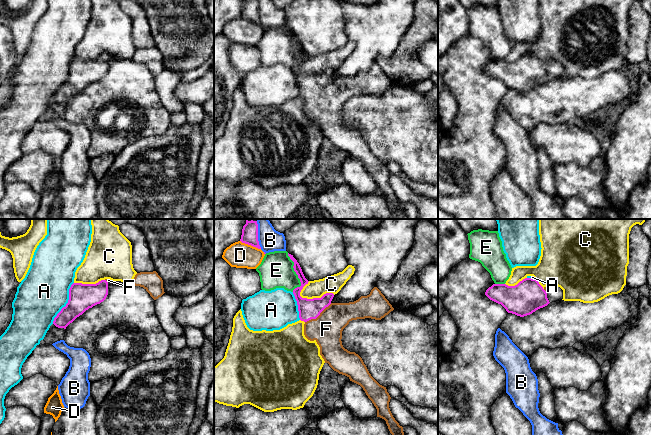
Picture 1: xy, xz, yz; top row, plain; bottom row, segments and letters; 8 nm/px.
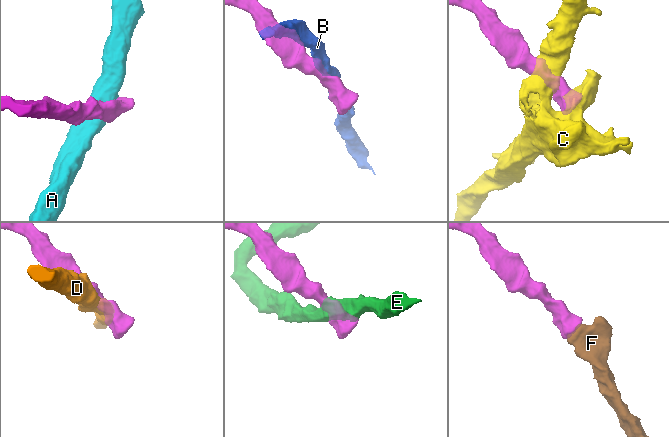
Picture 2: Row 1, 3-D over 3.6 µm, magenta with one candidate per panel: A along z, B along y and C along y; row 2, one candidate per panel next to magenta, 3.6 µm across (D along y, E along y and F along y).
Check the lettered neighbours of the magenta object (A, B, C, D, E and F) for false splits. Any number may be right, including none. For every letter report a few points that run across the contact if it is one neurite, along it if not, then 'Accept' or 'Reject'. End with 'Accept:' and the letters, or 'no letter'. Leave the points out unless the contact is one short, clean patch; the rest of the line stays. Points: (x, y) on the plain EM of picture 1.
A: Line: xy (73, 58), (69, 65), (68, 78), (52, 99). Reject
B: Reject
C: Reject
D: Reject
E: Reject
F: Line: xz (308, 85), (318, 91), (324, 97), (326, 105). Accept
Accept: F

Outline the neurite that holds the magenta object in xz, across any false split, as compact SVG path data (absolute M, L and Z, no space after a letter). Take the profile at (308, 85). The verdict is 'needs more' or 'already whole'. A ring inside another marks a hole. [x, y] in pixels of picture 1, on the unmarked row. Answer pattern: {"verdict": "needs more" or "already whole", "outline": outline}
{"verdict": "needs more", "outline": "M288 29L288 32L294 38L294 47L301 58L301 62L295 64L293 70L297 77L299 94L305 98L305 113L317 118L320 131L334 147L347 152L350 157L363 164L377 185L377 193L386 197L394 214L393 219L397 214L405 213L403 203L390 187L391 173L386 163L371 152L362 134L345 125L341 117L342 107L350 97L365 94L381 96L394 84L377 63L369 71L349 79L332 79L333 69L326 69L321 74L302 74L300 68L309 57L293 31Z"}

